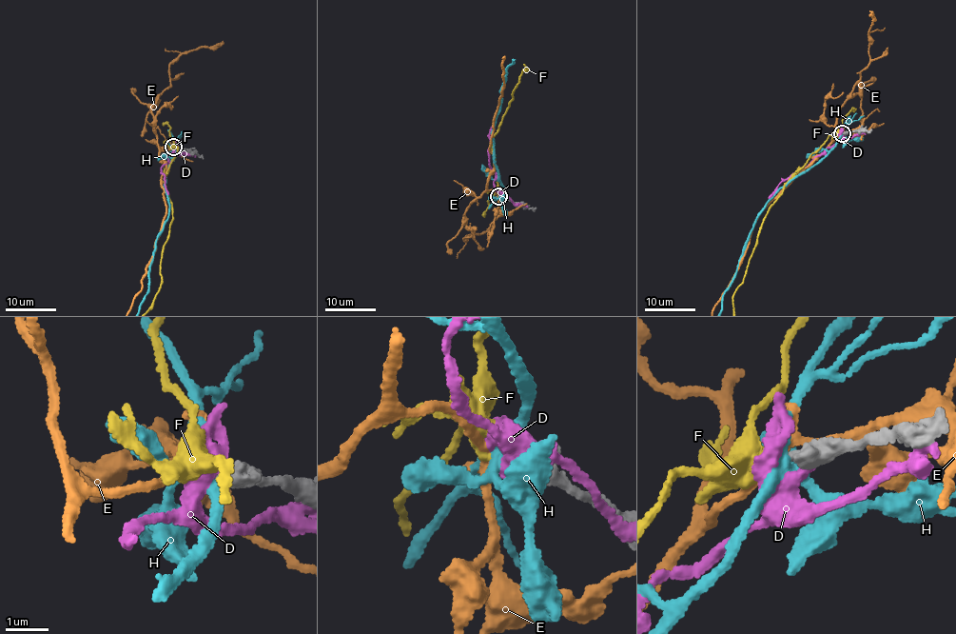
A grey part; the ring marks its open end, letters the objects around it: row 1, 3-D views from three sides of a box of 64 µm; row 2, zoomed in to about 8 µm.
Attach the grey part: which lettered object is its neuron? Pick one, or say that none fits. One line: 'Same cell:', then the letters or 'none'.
Same cell: F

